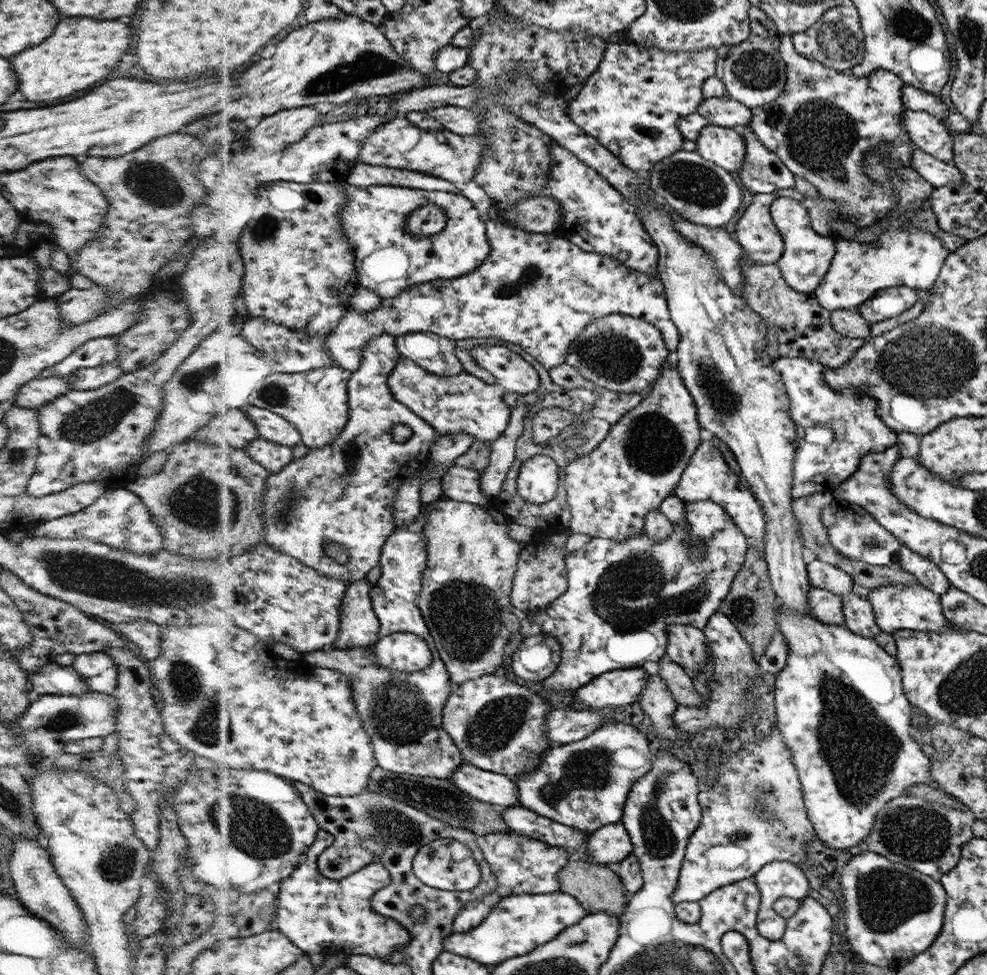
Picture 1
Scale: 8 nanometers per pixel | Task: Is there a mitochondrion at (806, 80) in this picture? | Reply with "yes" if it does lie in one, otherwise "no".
yes

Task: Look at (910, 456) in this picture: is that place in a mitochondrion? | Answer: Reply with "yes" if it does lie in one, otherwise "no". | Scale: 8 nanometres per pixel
no

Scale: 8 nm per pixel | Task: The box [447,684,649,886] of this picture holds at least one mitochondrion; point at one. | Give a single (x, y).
(497, 724)

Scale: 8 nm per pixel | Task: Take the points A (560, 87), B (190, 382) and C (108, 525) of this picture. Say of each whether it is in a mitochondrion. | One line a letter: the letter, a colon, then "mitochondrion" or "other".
A: other
B: mitochondrion
C: other

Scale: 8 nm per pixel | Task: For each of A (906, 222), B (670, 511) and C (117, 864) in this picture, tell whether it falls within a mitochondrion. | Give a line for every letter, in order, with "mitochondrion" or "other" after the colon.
A: other
B: other
C: mitochondrion

